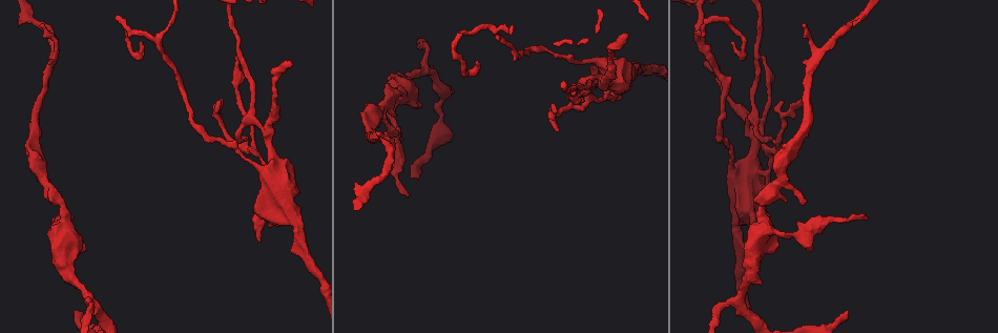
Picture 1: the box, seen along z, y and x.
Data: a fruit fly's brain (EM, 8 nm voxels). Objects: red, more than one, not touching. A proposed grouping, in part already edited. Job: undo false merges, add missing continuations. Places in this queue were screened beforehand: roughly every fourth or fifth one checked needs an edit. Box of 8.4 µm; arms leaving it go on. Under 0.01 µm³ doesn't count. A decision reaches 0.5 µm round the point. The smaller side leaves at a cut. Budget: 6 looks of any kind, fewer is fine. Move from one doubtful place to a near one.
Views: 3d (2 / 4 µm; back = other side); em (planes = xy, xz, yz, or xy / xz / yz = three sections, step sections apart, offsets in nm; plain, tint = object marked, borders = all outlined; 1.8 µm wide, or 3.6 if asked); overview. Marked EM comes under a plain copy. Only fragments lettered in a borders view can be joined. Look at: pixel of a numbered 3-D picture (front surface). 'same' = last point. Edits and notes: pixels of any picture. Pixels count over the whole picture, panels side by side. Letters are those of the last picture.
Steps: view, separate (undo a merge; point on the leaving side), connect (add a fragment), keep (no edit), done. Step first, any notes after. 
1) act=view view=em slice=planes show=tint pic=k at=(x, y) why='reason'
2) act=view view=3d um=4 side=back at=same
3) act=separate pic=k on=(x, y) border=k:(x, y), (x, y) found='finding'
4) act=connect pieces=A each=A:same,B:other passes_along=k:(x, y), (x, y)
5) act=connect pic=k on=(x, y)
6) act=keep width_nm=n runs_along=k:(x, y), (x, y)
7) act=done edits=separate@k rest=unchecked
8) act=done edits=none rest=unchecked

act=view view=em slice=planes show=borders pic=1 at=(411, 178) why='long arm stops here'

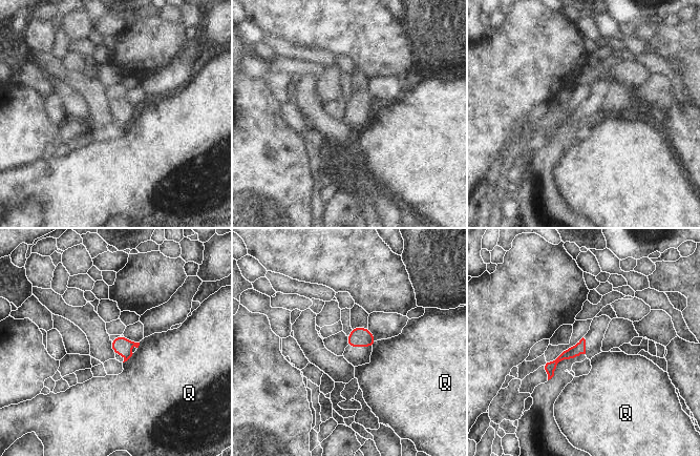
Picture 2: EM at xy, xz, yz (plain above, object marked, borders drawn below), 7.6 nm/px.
act=keep longest_contact=Q:120nm each=Q:other runs_along=2:(582, 342), (563, 355), (550, 368), (550, 374) found='none of them fits'

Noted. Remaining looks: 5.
act=view view=3d um=4 side=back pic=1 at=(395, 134) why='free end'

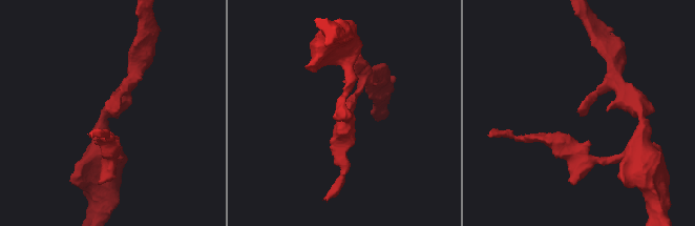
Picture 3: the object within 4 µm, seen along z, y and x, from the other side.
act=view view=em slice=yz step=16 show=borders pic=3 at=(106, 110)

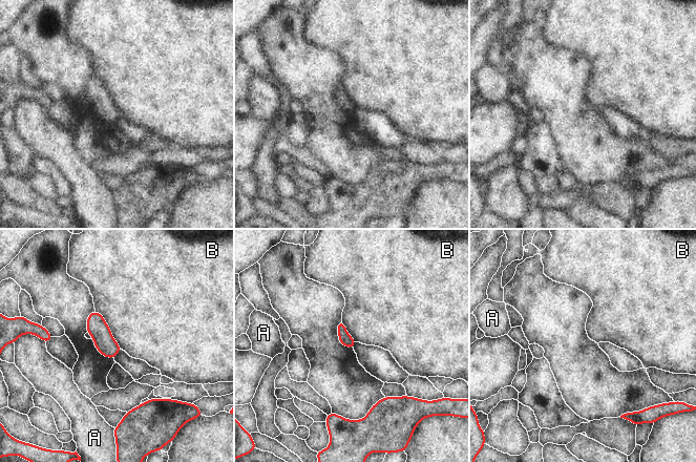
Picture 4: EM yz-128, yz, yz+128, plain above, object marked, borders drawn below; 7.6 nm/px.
act=keep width_nm=100 each=A:other,B:other border=4:(96, 310), (122, 349) found='no lettered fragment goes on from it'

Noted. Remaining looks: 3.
act=view view=3d um=4 side=back pic=1 at=(42, 24) why='thin end'

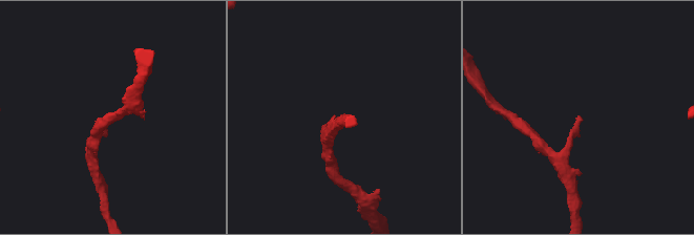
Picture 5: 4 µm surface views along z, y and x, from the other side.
act=view view=em slice=xz step=8 show=borders pic=5 at=(580, 119) why='now the EM'

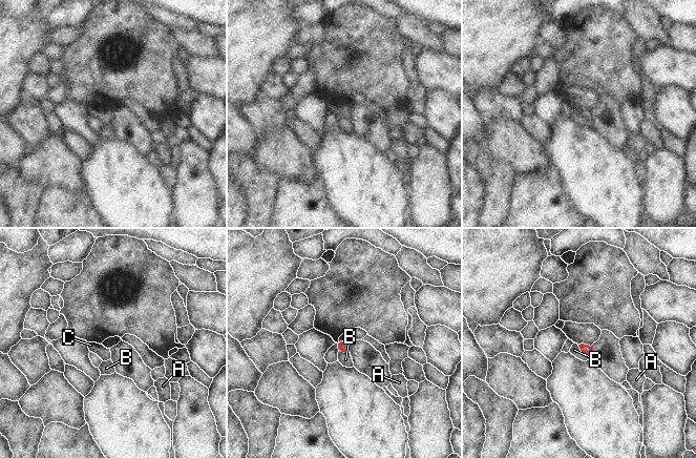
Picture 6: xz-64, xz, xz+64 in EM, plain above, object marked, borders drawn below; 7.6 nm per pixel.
act=view view=em slice=planes show=borders at=same

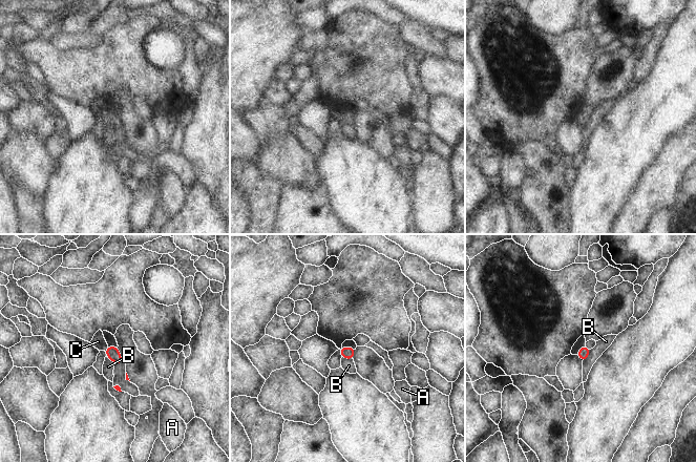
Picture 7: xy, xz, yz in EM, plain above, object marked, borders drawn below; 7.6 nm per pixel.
act=connect pieces=C each=A:other,B:other,C:same passes_along=7:(584, 353), (587, 347), (591, 343) found='it goes on there'

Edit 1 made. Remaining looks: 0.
act=done edits=connect@7 rest=unchecked

